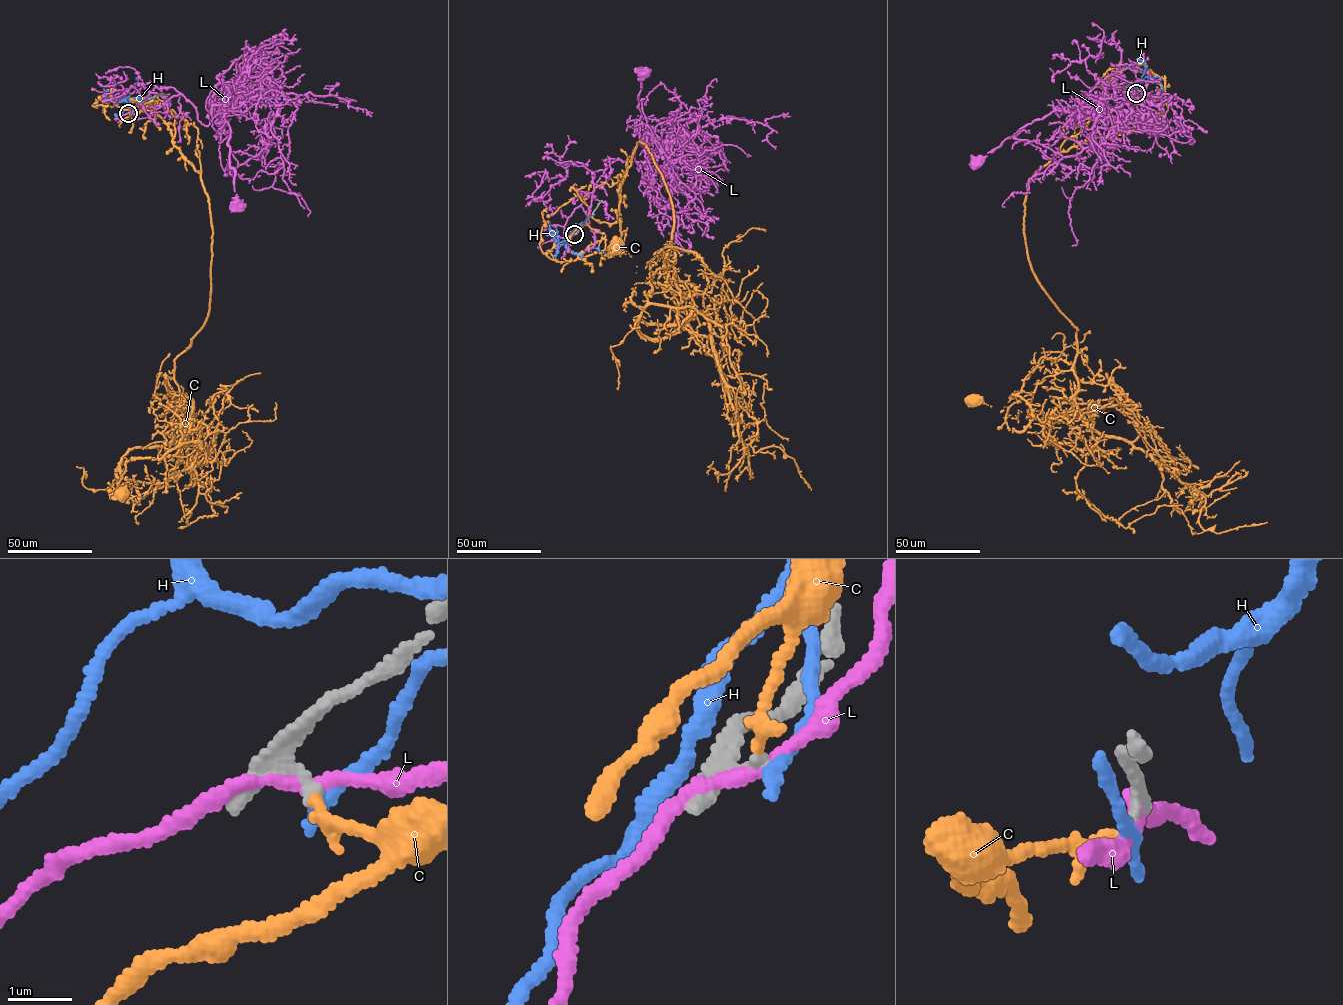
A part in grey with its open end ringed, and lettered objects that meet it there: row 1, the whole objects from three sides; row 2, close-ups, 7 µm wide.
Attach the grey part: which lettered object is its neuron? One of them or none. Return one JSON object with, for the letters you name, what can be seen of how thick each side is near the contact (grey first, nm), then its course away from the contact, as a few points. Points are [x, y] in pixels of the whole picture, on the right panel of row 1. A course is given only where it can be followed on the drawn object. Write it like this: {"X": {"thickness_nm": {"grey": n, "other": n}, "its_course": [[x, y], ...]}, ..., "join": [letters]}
{"join": []}

